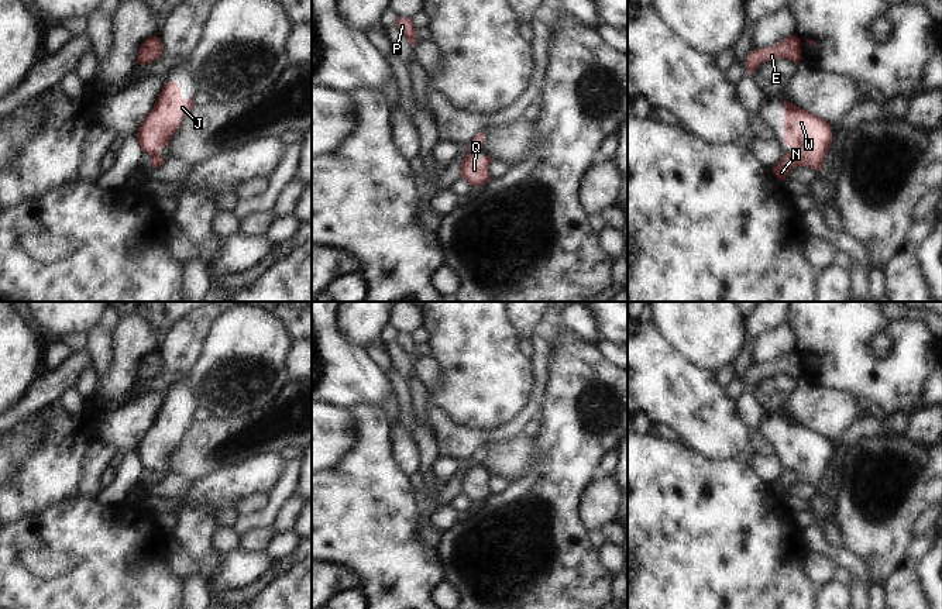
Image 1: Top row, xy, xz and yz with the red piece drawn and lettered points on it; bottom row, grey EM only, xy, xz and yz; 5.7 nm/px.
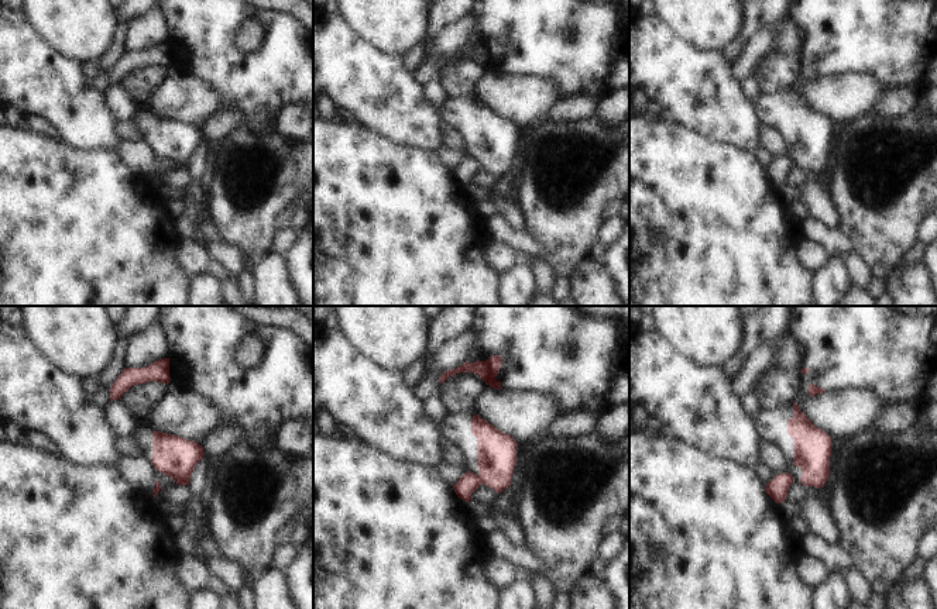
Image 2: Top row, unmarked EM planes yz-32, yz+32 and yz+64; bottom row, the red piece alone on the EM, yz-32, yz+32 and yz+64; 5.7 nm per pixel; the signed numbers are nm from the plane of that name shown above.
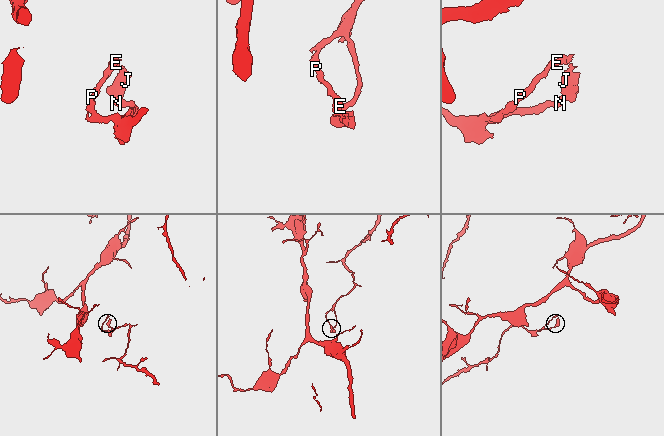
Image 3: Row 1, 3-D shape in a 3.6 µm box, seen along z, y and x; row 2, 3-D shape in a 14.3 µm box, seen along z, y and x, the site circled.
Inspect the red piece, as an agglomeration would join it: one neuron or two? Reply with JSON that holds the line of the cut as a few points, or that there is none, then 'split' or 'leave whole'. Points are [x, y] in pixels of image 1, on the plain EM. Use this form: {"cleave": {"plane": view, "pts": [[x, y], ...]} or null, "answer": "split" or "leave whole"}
{"cleave": {"plane": "yz", "pts": [[790, 468], [797, 480]]}, "answer": "split"}

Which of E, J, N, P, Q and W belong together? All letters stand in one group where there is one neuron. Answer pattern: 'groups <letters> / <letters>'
groups E N P / J Q W

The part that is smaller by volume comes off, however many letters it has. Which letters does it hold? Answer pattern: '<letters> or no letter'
J, Q, W

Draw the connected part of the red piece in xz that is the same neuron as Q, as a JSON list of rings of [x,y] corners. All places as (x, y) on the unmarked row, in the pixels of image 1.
[[[468,467],[461,479],[461,493],[464,493],[471,502],[484,502],[491,496],[488,481],[492,478],[491,472],[478,474],[477,467]]]

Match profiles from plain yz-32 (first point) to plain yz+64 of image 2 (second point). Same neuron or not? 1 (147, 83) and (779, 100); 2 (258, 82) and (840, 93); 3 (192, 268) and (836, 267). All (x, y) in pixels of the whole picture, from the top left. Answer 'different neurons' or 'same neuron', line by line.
1: different neurons
2: different neurons
3: different neurons

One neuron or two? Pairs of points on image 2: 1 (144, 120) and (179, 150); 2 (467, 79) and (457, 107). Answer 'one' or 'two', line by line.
1: one
2: two

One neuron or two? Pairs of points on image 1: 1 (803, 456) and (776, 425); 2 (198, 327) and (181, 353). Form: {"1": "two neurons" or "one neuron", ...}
{"1": "one neuron", "2": "one neuron"}

